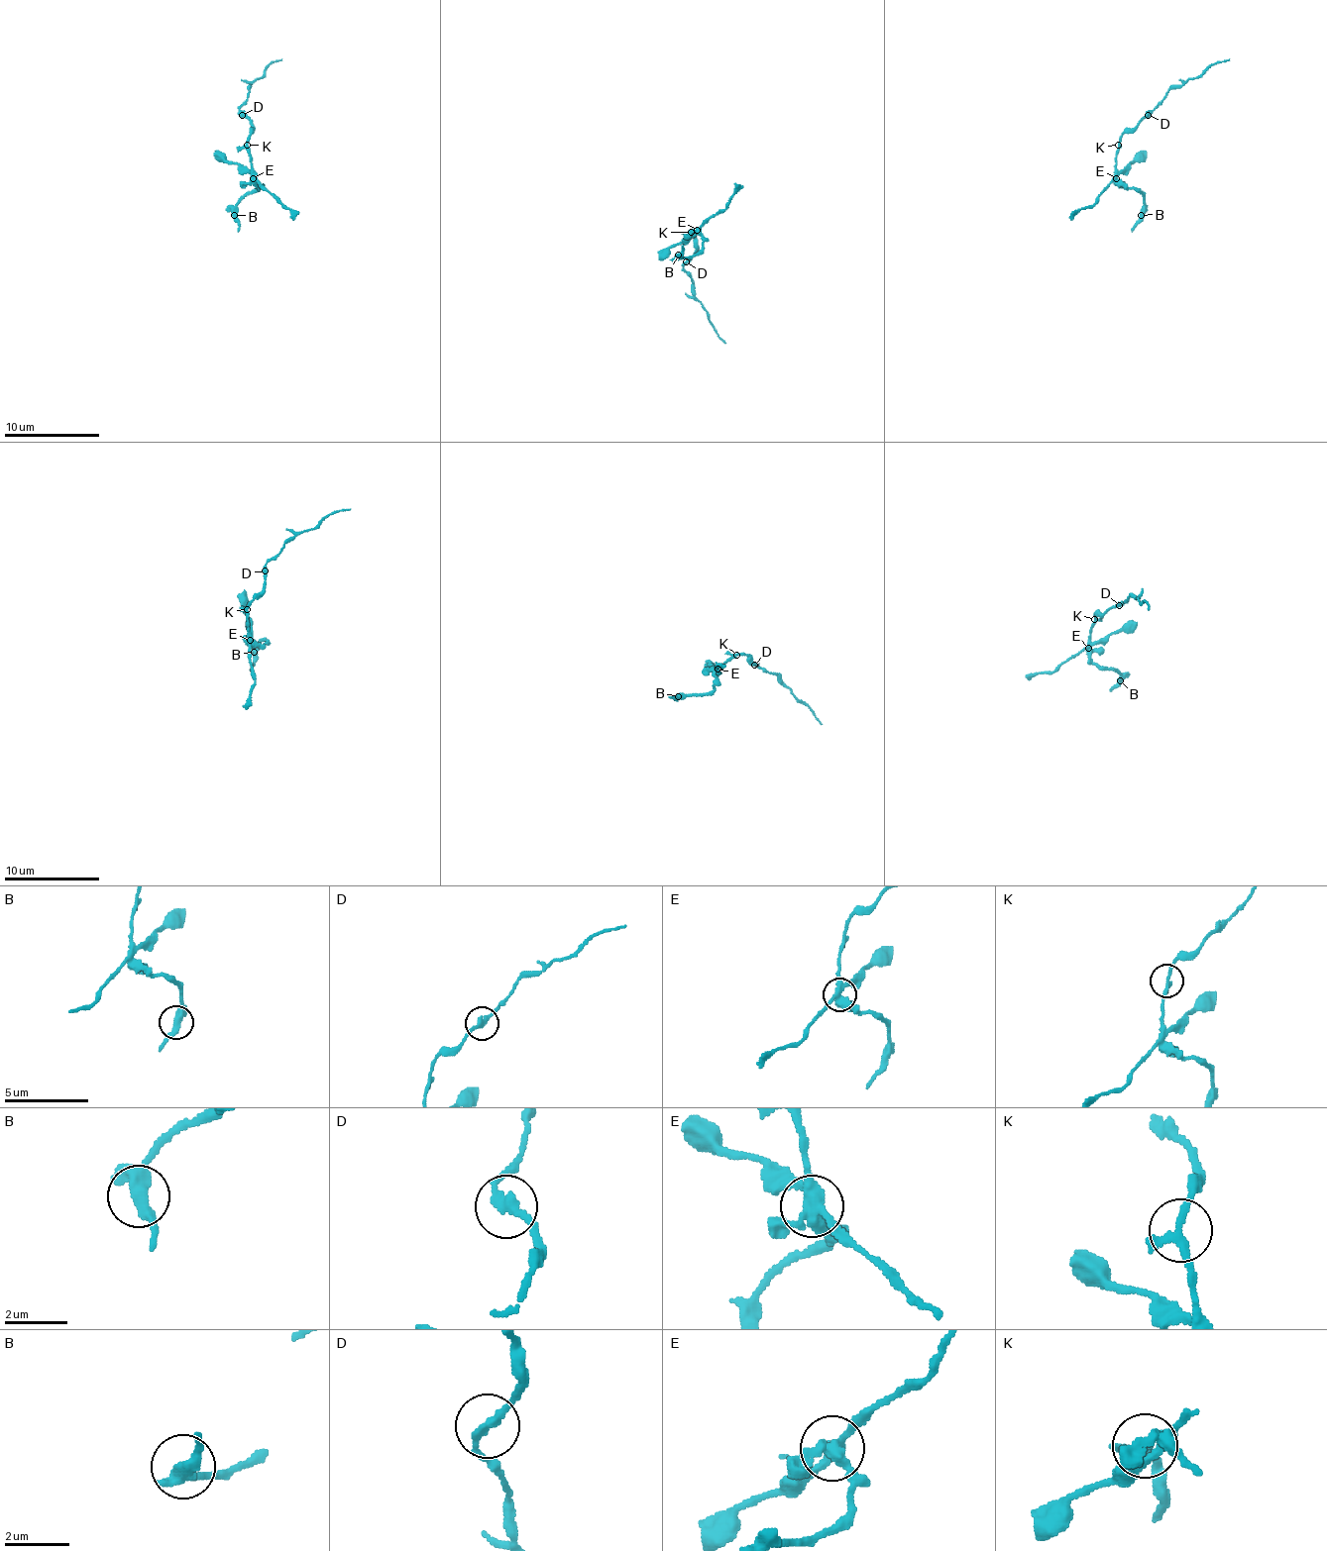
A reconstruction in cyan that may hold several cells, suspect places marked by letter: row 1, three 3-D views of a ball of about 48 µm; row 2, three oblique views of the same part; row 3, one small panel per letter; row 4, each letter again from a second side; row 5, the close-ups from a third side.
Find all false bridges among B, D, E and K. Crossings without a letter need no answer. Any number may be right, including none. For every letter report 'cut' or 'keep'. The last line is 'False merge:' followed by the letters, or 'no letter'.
B: keep
D: cut
E: cut
K: keep
False merge: D, E

